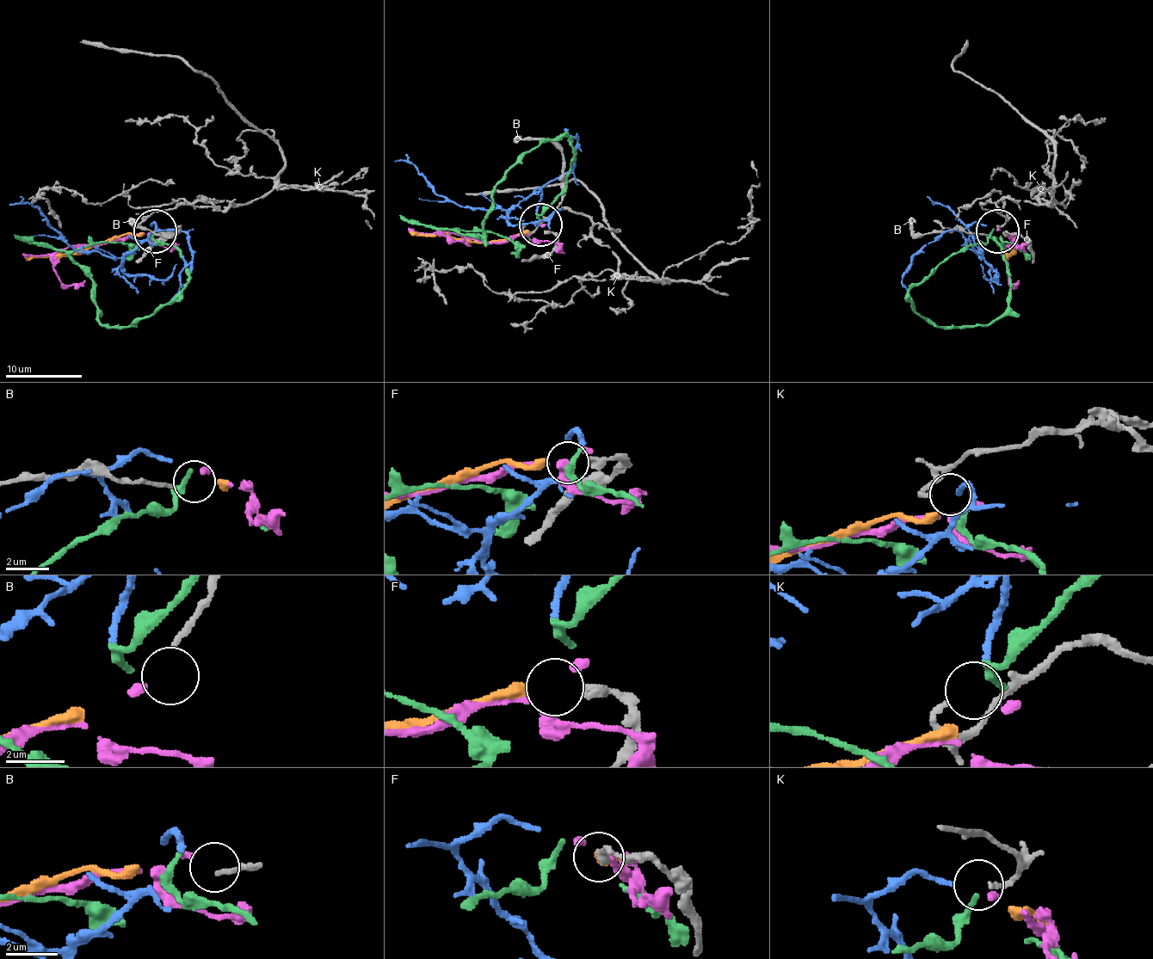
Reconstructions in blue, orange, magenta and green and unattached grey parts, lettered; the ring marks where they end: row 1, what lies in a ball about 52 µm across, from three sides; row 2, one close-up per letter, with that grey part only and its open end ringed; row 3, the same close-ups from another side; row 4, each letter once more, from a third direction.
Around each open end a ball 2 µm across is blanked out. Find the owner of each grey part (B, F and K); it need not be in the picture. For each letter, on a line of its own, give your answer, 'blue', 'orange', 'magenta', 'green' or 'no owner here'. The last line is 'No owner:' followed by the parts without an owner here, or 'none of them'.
B: magenta
F: orange
K: blue
No owner: none of them

